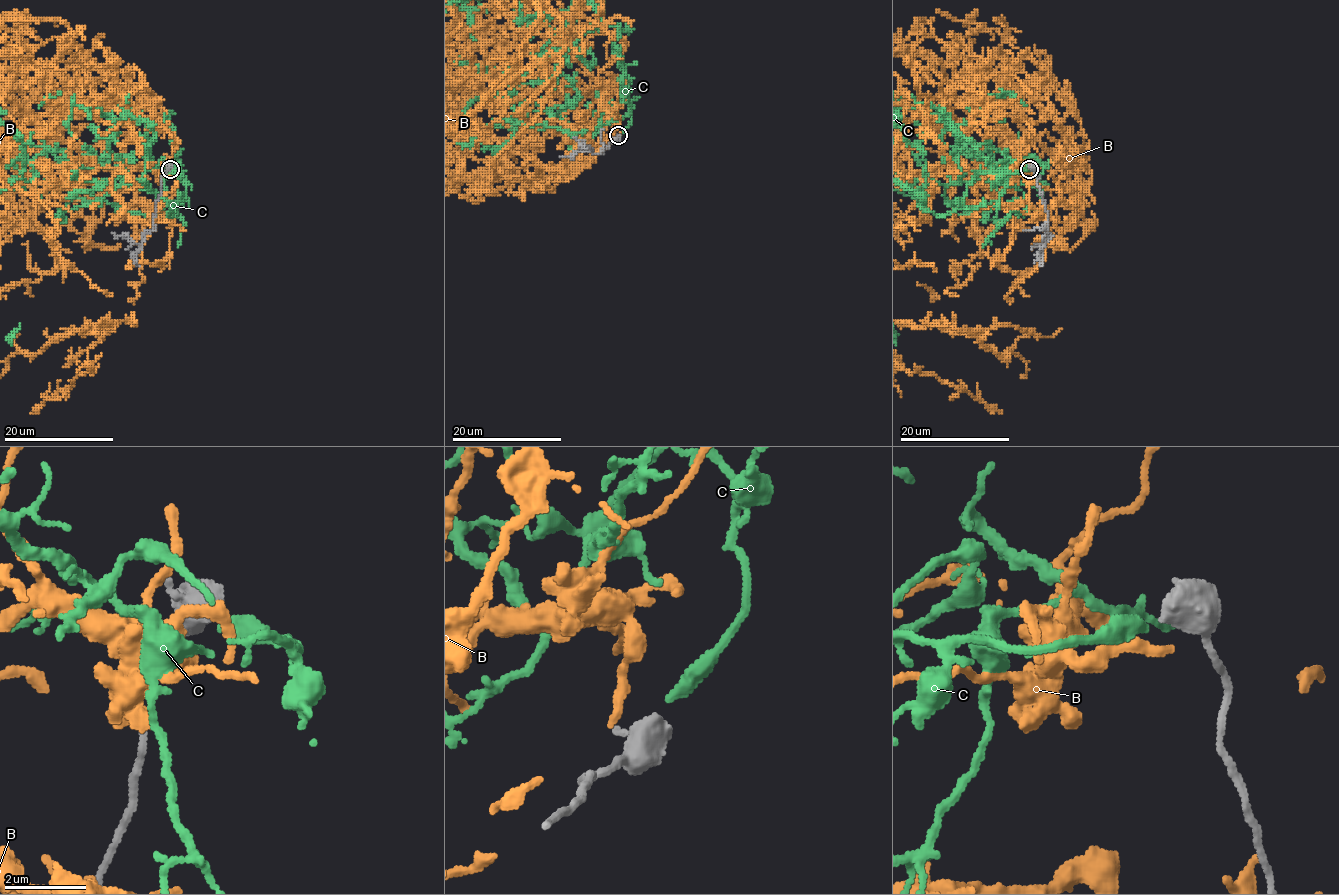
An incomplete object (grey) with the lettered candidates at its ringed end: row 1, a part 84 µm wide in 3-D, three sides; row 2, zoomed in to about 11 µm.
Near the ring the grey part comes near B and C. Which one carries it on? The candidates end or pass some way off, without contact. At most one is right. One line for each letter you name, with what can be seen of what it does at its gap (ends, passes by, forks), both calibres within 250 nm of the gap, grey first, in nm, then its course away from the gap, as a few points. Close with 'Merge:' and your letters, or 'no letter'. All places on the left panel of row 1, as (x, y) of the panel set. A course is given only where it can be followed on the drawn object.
Merge: no letter

